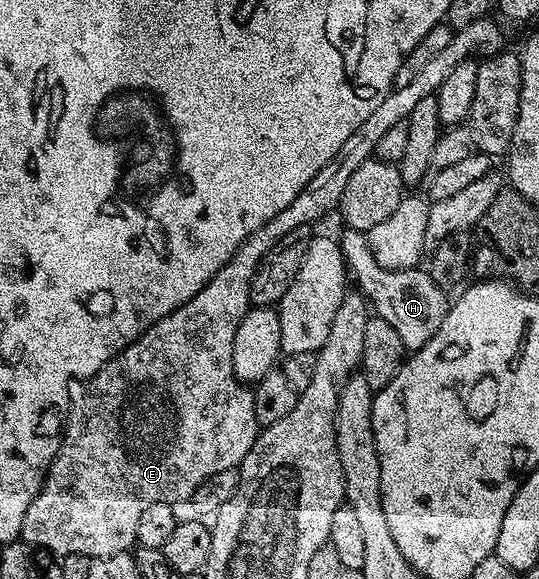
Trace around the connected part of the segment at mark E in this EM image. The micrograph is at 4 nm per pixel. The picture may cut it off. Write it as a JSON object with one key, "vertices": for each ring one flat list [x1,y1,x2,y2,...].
{"vertices":[[491,17,475,19,469,25,458,28,455,31,453,41,449,41,449,46,445,49,435,52,433,57,429,57,428,63,421,68,421,73,417,73,417,77,413,77,413,81,409,81,409,85,401,85,392,89,385,97,385,101,381,101,381,105,377,105,377,109,373,109,373,113,369,113,369,117,365,117,365,122,361,124,361,129,357,129,357,133,353,133,353,137,349,137,349,141,345,141,345,145,341,145,341,149,337,153,337,157,333,157,333,161,329,161,329,165,325,165,325,169,321,169,313,177,313,181,309,181,309,185,305,185,305,189,301,189,301,193,297,193,297,197,293,197,293,201,289,205,285,205,285,209,281,209,281,213,277,213,277,217,273,217,265,225,261,225,261,229,257,229,247,238,247,240,235,250,233,257,227,262,222,269,218,271,213,278,201,289,201,293,197,293,197,297,193,297,189,301,185,301,185,305,181,305,173,313,169,313,165,317,161,317,161,321,157,321,144,331,139,338,134,339,128,347,123,348,119,354,112,357,106,365,101,368,95,375,86,381,75,381,71,384,71,405,67,408,67,418,63,424,63,440,57,449,57,457,49,465,45,481,41,485,39,495,33,501,33,505,29,505,29,509,23,518,23,530,21,532,22,542,30,543,32,548,39,549,44,547,47,551,52,551,56,557,65,555,85,555,88,559,104,559,106,555,122,555,130,552,136,546,135,534,137,533,137,517,141,517,141,513,145,513,145,509,149,509,149,505,157,505,158,503,178,504,178,499,187,499,206,479,211,479,214,475,223,475,227,470,238,468,242,463,243,458,249,453,249,449,255,443,255,438,259,436,261,425,255,416,255,393,248,384,241,382,233,373,233,337,237,333,237,329,241,325,241,321,245,317,245,313,252,306,251,301,251,282,255,276,255,270,259,268,259,263,268,255,271,250,279,244,281,237,285,237,289,233,293,233,293,229,298,227,306,227,315,225,318,219,326,217,330,211,334,212,338,208,341,201,341,193,345,193,345,185,349,182,349,177,353,177,353,172,359,168,367,159,374,156,377,149,377,141,381,141,382,135,389,129,393,129,393,125,398,123,406,123,409,113,413,113,413,109,424,97,434,95,438,91,439,86,445,81,445,77,449,77,449,73,453,73,453,69,457,69,457,65,461,65,461,61,472,57,490,57,498,55,504,50,503,31,497,24,491,20]]}

